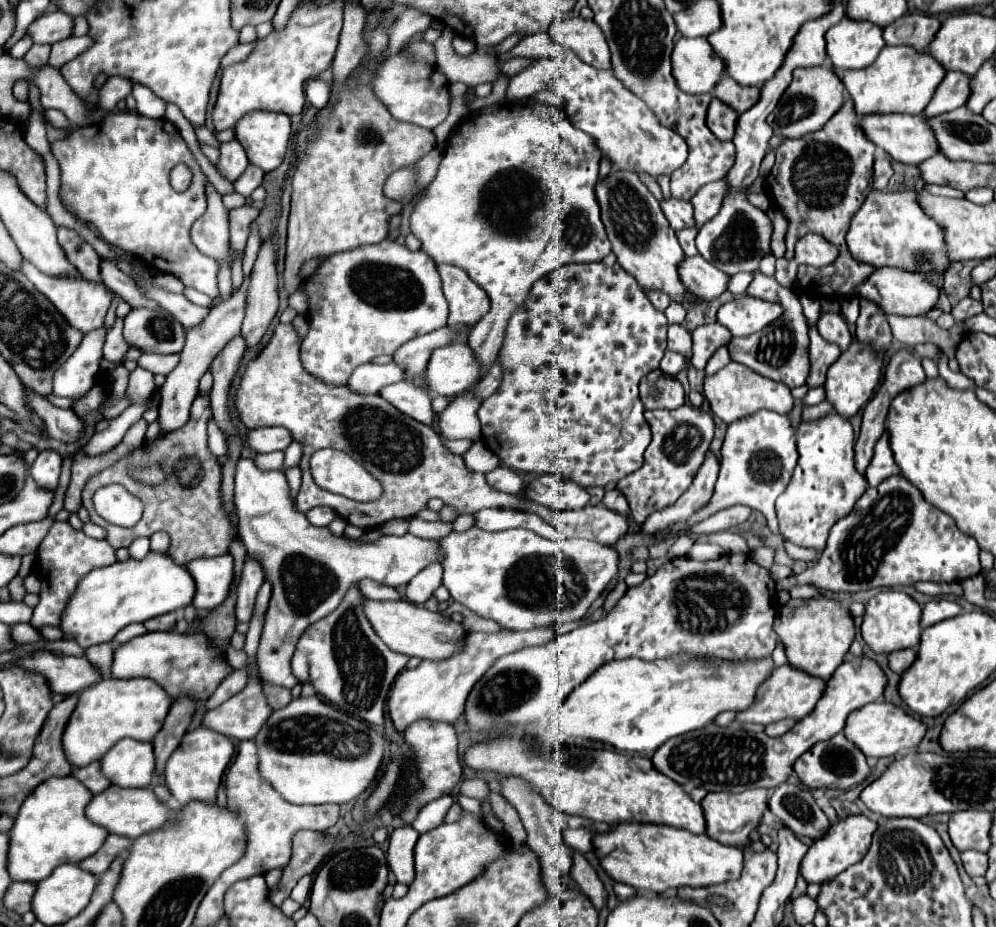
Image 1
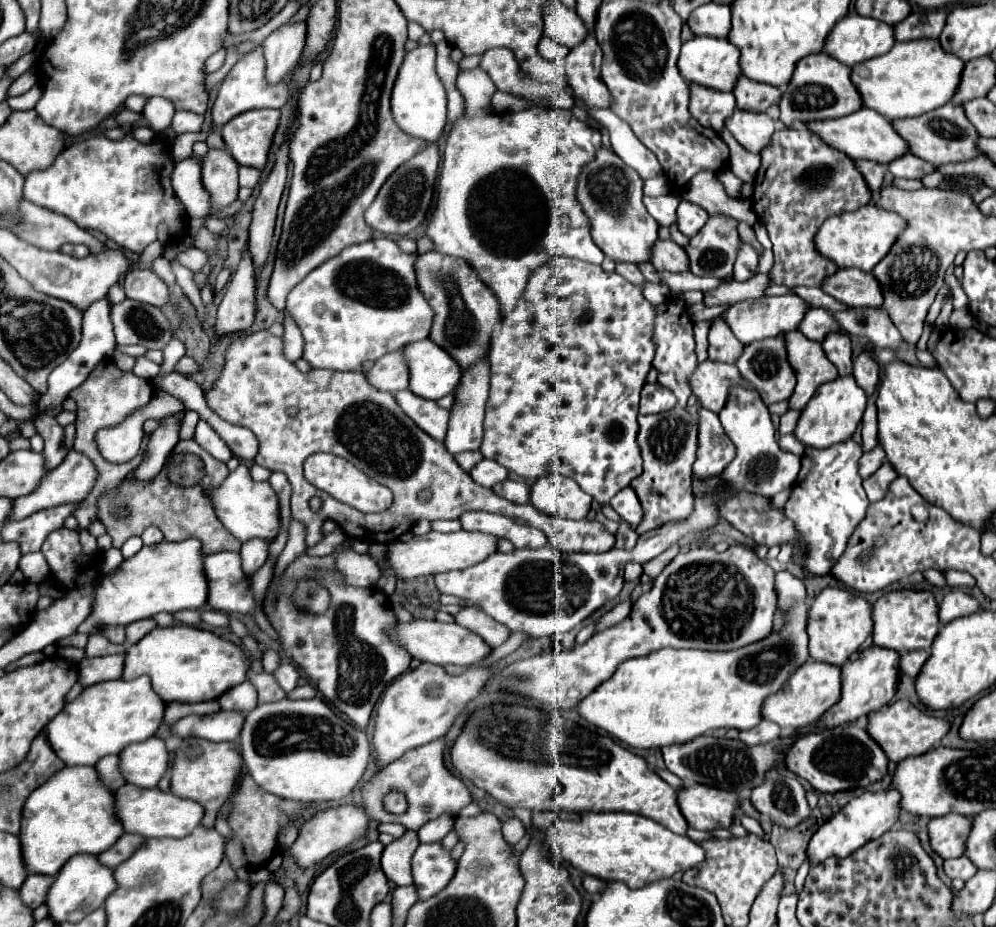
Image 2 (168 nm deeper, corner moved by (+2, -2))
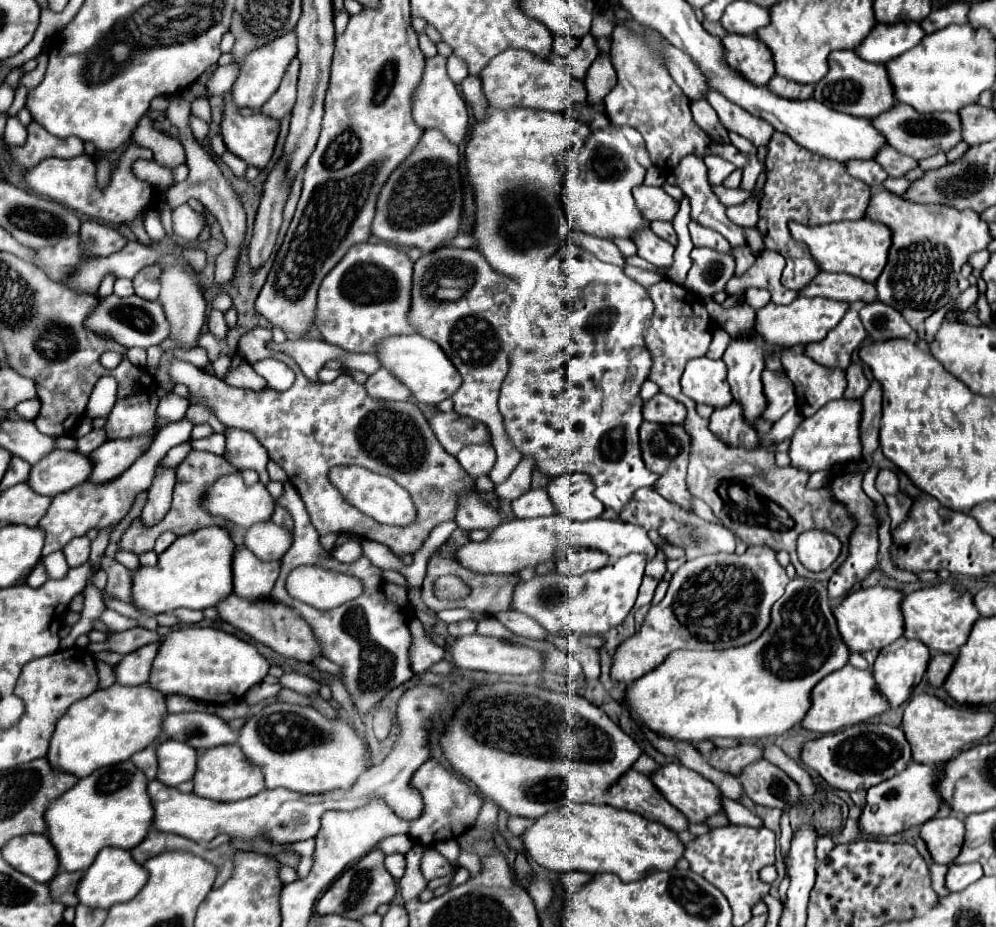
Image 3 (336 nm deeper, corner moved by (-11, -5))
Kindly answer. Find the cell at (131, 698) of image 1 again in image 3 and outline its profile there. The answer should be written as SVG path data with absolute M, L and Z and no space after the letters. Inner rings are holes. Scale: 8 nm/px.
M115 683L107 689L97 689L93 695L71 705L59 719L47 759L51 759L53 767L63 767L63 771L71 771L71 775L83 779L99 767L127 761L133 753L157 741L165 713L167 705L163 693L147 685L125 687Z

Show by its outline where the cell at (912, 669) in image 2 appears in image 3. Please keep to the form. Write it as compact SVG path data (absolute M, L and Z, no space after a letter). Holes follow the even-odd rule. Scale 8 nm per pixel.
M933 653L931 661L929 661L929 669L927 669L927 679L933 687L941 687L947 679L947 675L951 673L955 663L955 655L947 655L947 653Z

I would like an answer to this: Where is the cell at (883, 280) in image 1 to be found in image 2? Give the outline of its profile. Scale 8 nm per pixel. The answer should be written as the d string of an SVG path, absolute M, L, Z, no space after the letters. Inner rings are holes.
M842 268L824 280L822 290L848 306L882 308L882 286L878 286L872 272Z

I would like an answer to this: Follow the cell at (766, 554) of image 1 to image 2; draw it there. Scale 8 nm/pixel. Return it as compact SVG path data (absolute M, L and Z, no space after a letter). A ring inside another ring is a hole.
M776 572L776 594L782 610L788 612L788 626L778 634L770 634L758 644L748 644L730 652L704 652L704 650L678 650L662 648L642 658L624 660L610 680L602 682L590 696L586 696L578 714L590 724L606 730L612 738L618 738L632 748L662 748L668 744L688 742L702 734L708 734L716 728L754 728L760 720L760 706L768 694L774 694L782 688L788 674L808 660L808 634L806 634L806 616L808 616L808 596L804 584L794 578L790 572Z

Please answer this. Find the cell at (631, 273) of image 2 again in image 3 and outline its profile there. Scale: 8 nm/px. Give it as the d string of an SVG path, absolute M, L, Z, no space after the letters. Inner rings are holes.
M573 229L571 231L571 239L579 239L581 237L581 247L585 247L589 253L593 253L597 259L601 261L609 261L618 266L625 264L625 257L622 253L619 253L619 249L607 241L607 239L595 239L593 235L583 235L581 231Z

